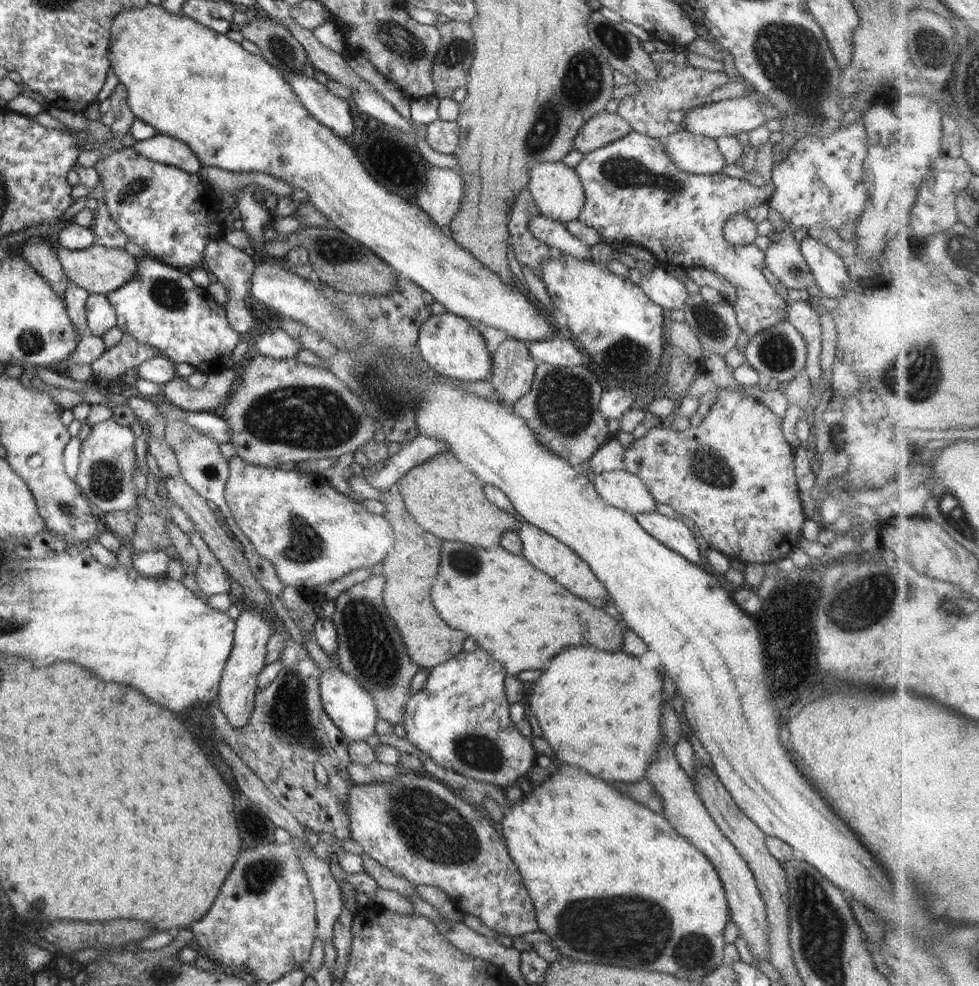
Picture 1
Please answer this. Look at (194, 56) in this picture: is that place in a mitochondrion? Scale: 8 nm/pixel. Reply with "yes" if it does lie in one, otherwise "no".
no

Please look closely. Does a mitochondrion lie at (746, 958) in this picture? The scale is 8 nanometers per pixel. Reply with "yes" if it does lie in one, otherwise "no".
no

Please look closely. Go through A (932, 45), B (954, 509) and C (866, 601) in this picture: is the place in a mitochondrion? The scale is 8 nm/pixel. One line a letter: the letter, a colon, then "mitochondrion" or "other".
A: mitochondrion
B: mitochondrion
C: mitochondrion

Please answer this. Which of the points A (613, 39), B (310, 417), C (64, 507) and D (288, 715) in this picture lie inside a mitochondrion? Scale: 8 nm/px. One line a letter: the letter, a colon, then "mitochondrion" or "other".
A: mitochondrion
B: mitochondrion
C: mitochondrion
D: mitochondrion

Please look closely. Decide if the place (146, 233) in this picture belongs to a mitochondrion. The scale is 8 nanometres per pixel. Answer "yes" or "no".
no

